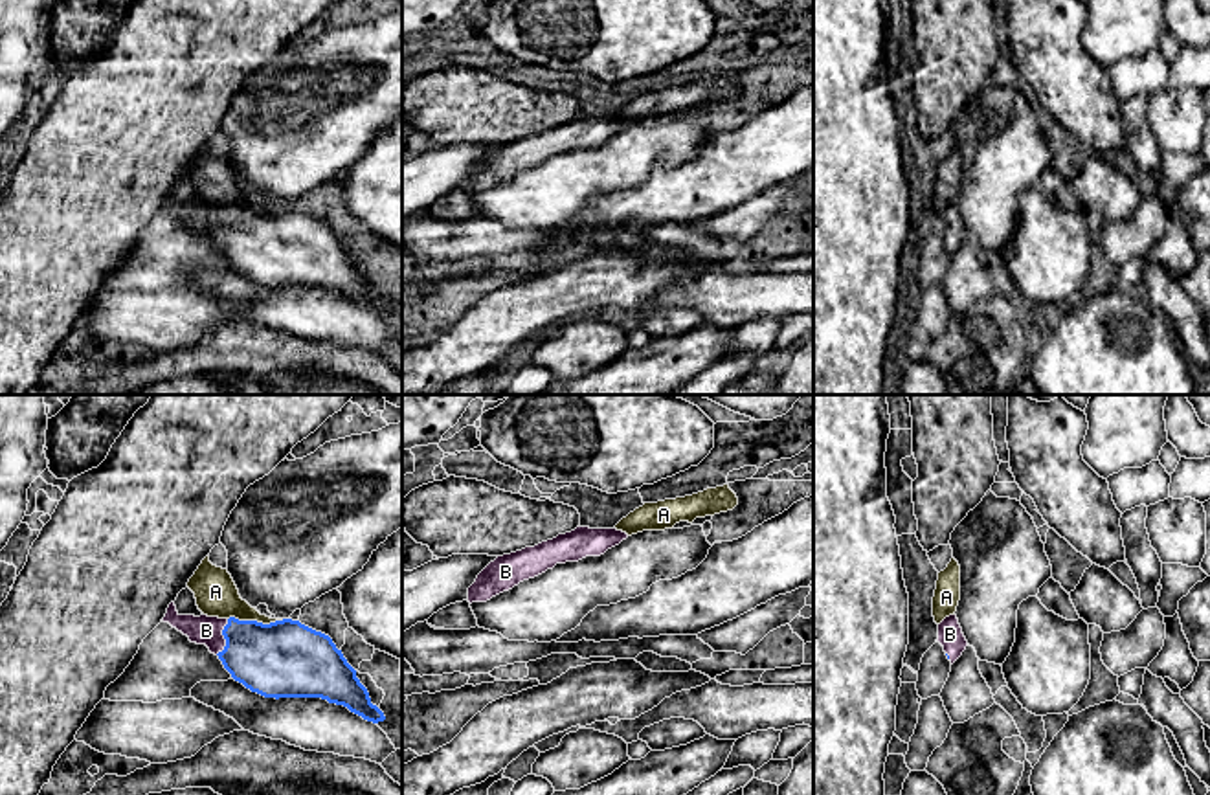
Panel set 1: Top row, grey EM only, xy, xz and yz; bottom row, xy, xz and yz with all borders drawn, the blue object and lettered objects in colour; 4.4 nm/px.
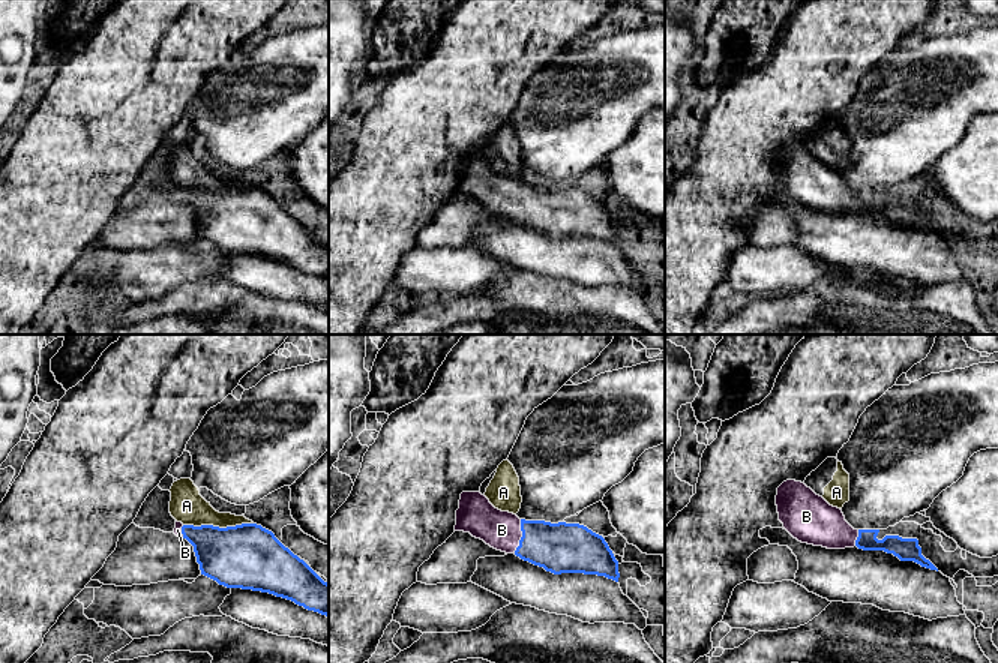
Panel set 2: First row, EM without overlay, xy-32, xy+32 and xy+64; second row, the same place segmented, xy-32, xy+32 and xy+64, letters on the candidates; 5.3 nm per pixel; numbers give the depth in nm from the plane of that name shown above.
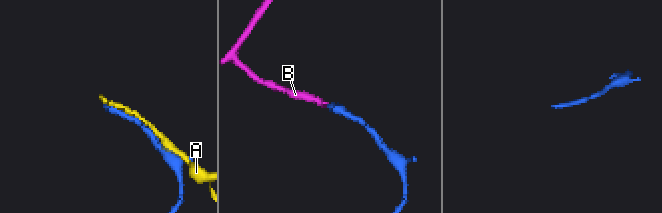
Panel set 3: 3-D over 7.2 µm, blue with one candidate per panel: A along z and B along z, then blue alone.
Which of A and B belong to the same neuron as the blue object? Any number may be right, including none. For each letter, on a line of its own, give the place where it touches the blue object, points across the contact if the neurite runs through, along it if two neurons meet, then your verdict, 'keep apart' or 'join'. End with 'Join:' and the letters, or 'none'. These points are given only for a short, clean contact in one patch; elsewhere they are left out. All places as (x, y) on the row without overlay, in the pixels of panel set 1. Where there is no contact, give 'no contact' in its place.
A: meets blue in xy at (256, 210); keep apart
B: meets blue in xy at (224, 226); runs through xy (276, 248), (257, 245), (224, 226), (206, 219); join
Join: B

